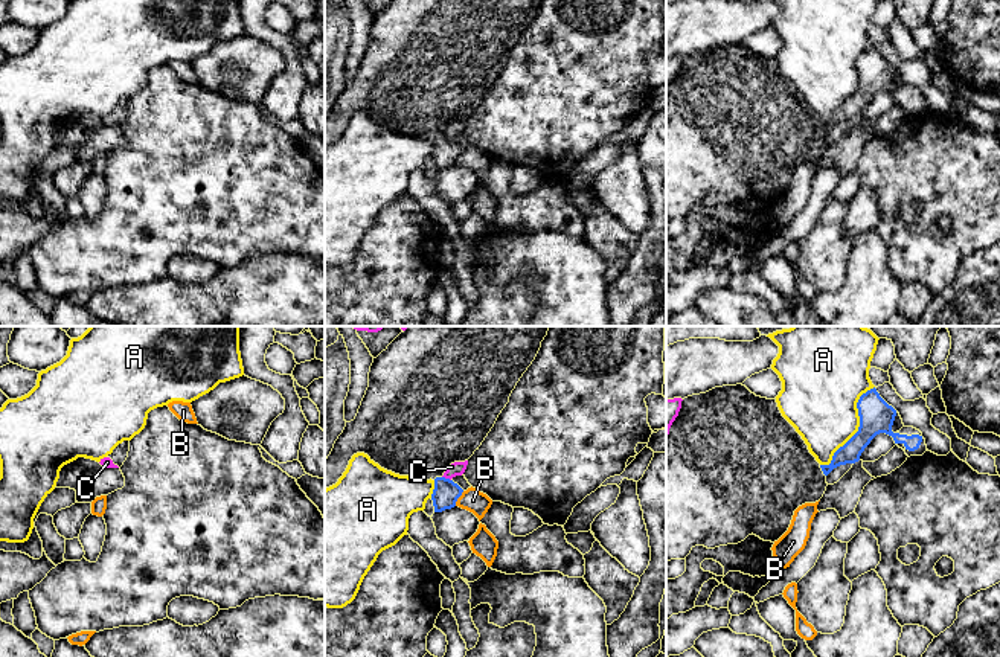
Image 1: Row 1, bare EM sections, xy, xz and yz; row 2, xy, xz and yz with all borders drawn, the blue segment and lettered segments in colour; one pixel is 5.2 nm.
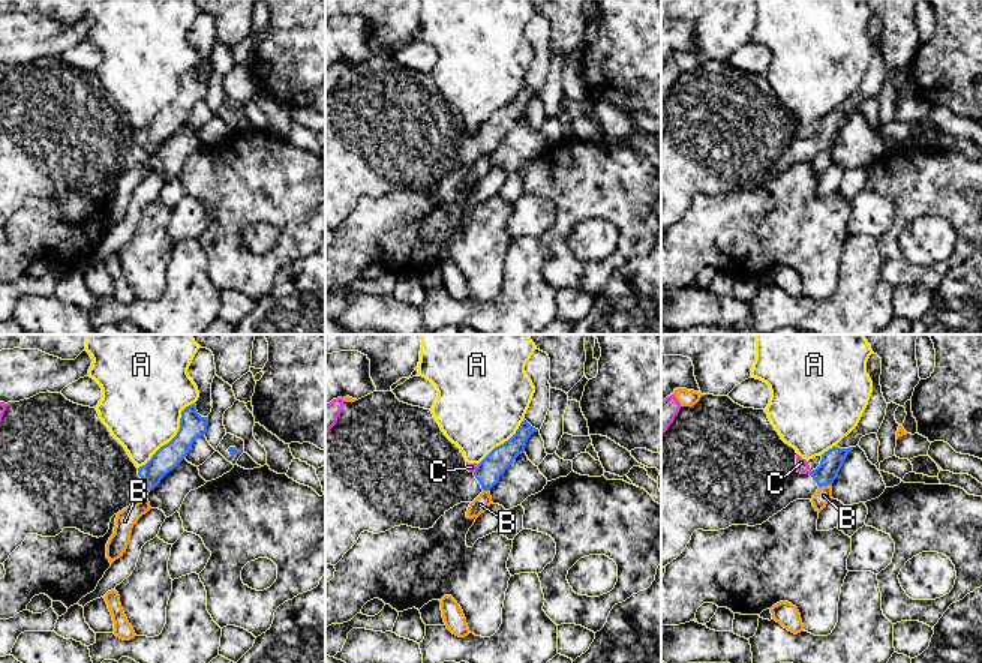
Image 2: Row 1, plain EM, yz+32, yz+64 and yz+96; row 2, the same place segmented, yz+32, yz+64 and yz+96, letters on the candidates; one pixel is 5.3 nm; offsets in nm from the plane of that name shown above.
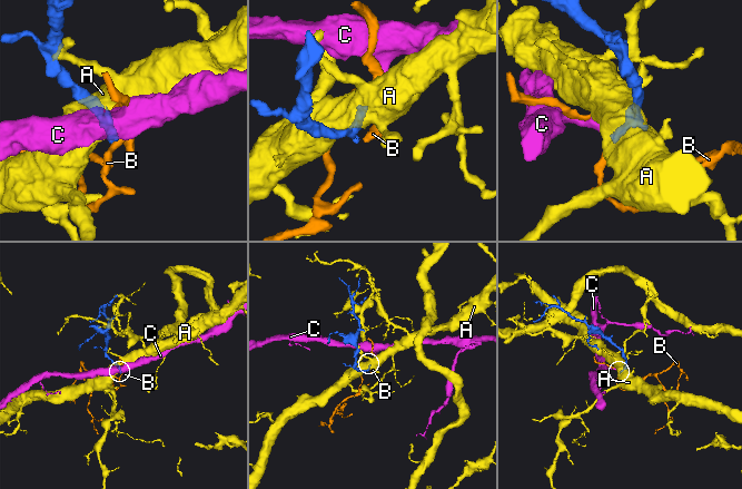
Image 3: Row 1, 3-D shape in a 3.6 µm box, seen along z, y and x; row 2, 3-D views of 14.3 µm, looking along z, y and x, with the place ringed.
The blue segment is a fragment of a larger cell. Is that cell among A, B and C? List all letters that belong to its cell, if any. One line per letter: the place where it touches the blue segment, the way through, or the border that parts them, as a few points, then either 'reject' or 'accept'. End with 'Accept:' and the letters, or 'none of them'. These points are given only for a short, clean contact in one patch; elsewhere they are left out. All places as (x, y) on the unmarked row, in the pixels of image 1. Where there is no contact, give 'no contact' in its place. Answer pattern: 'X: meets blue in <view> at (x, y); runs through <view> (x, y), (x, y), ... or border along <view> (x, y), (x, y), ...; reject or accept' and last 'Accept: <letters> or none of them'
A: meets blue in yz at (858, 86); reject
B: meets blue in xz at (458, 156); border along xz (464, 150), (455, 163); reject
C: meets blue in xz at (447, 137); border along xz (442, 134), (450, 139); reject
Accept: none of them

